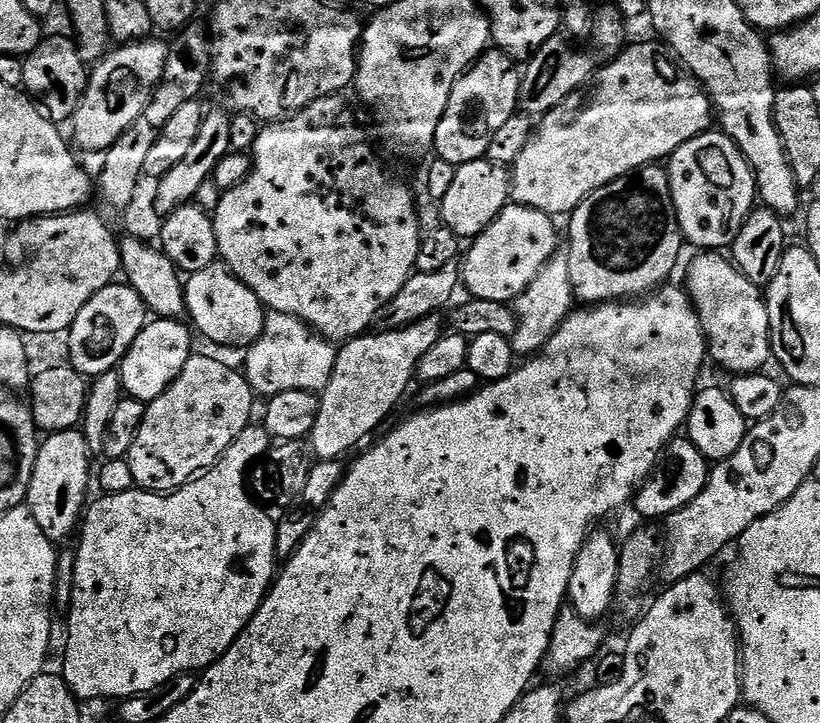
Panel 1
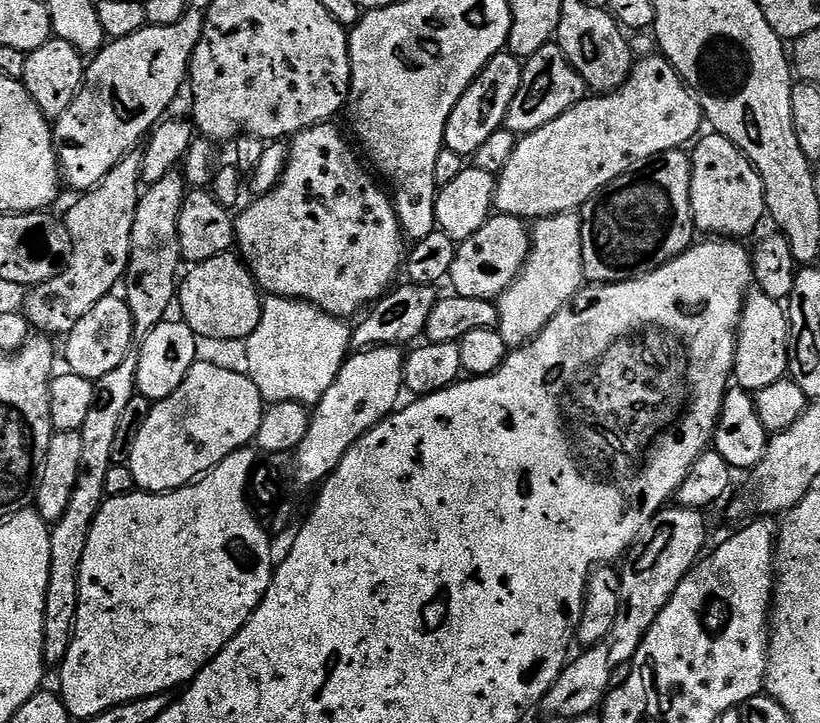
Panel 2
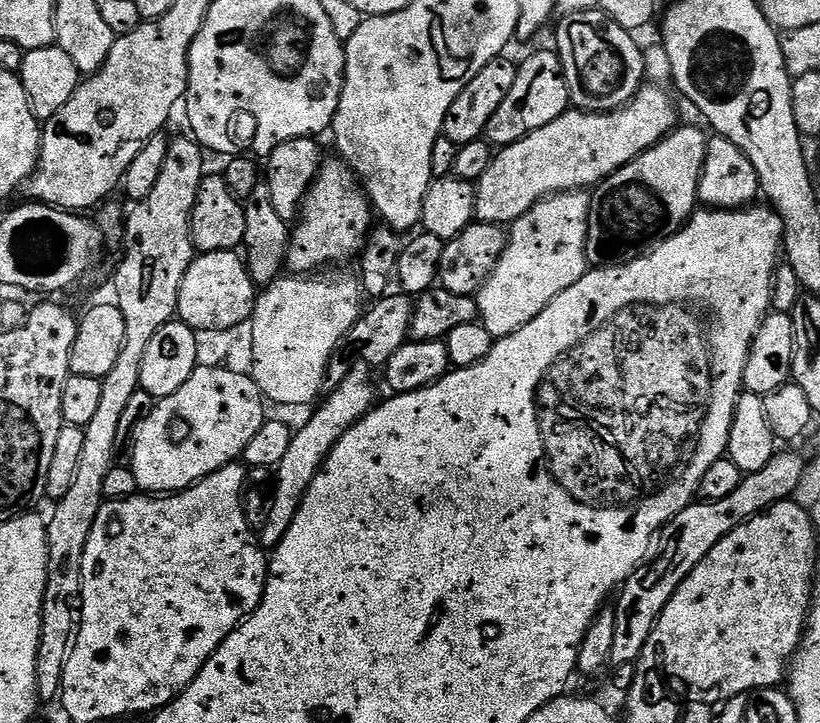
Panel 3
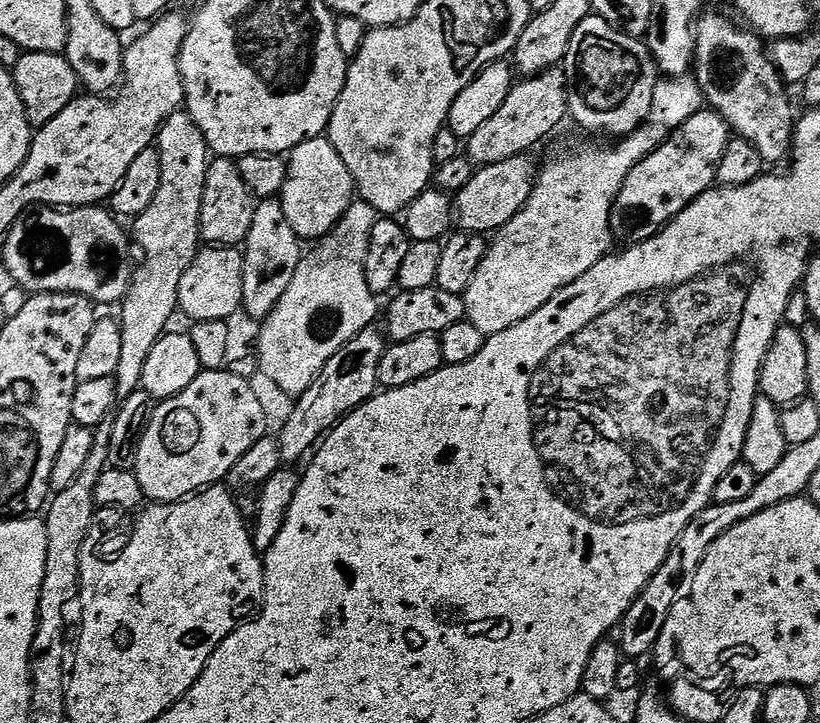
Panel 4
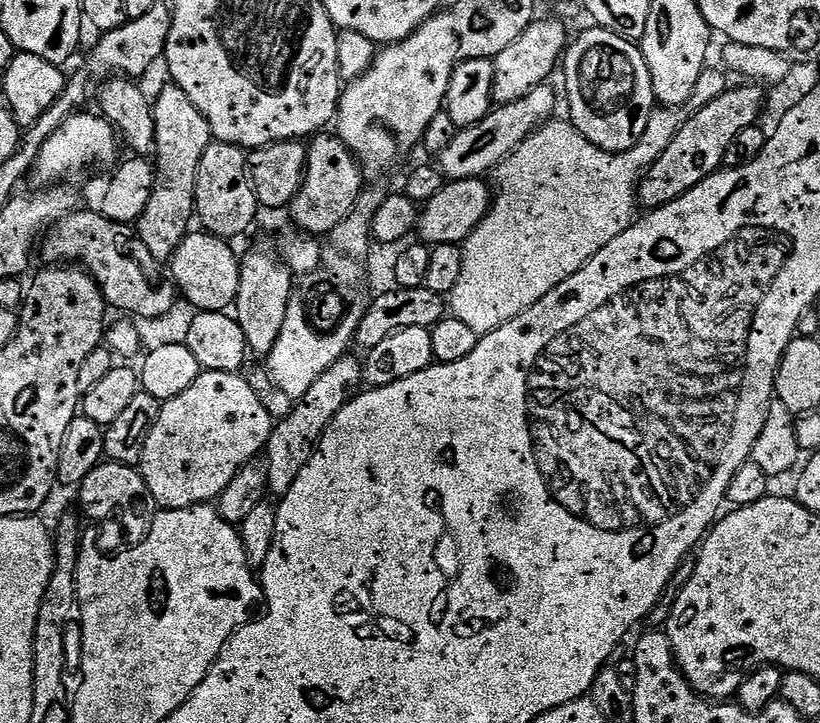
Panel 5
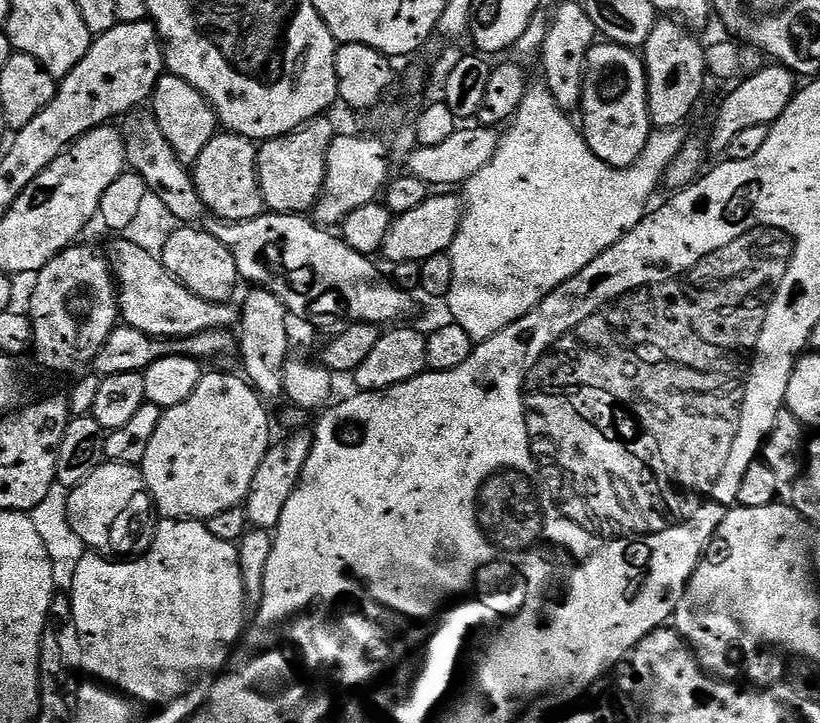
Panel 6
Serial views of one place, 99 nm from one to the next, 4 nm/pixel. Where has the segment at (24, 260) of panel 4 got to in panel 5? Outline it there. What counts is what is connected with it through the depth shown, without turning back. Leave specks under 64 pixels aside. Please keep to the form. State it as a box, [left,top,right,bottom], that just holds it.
[38,210,178,320]

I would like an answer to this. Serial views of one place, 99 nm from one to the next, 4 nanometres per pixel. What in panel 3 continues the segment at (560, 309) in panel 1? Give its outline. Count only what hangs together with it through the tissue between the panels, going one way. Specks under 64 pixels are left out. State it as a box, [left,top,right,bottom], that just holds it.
[474,191,590,340]

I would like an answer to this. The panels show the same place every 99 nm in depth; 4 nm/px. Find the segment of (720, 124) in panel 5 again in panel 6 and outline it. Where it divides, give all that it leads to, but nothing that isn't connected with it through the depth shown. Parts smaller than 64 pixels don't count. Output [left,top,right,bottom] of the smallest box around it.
[706,62,798,154]

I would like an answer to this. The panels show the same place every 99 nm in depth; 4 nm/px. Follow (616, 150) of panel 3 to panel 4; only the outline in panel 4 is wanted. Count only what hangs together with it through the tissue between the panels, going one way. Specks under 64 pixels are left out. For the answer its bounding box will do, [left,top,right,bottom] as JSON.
[454,155,534,234]

